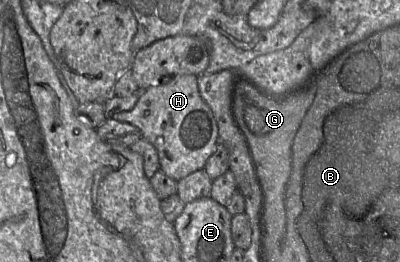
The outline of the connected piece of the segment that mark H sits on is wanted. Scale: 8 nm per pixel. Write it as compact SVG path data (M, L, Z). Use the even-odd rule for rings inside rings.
M176 76L165 84L139 90L138 101L129 111L113 115L119 122L129 123L141 133L141 137L156 149L159 170L179 181L204 168L207 159L218 147L218 127L210 107L200 96L198 76Z

